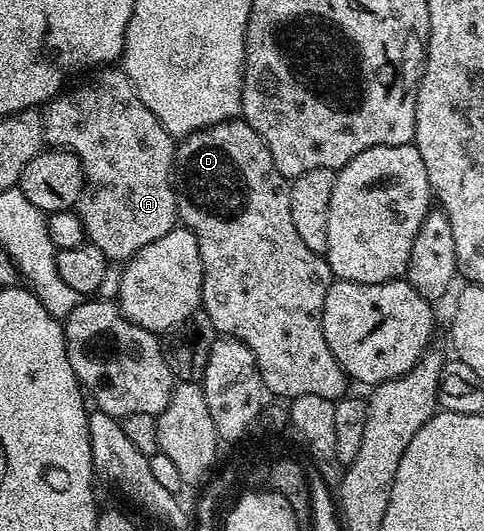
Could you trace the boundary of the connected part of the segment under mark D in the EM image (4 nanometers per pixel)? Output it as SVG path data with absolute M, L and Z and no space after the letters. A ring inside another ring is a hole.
M234 120L232 122L220 122L214 126L209 126L205 130L196 130L194 134L184 135L176 143L175 146L175 189L177 192L177 217L180 225L186 226L191 232L195 232L195 240L199 240L199 256L203 256L203 292L201 293L201 309L207 312L207 316L211 316L211 324L216 328L218 335L226 338L238 338L243 344L247 344L247 348L251 348L251 352L255 356L255 364L261 373L261 379L265 385L266 391L270 395L278 394L284 400L292 400L299 396L323 396L324 398L338 399L346 397L345 382L347 383L347 375L345 370L339 364L339 360L335 360L335 356L331 352L331 348L327 348L327 336L323 336L323 300L327 300L327 292L329 286L335 281L329 263L324 257L315 252L311 252L311 248L307 248L307 244L303 244L303 239L299 236L295 224L291 220L291 196L289 195L289 182L275 168L275 164L271 160L271 152L267 148L267 144L251 129L249 123L244 120Z

